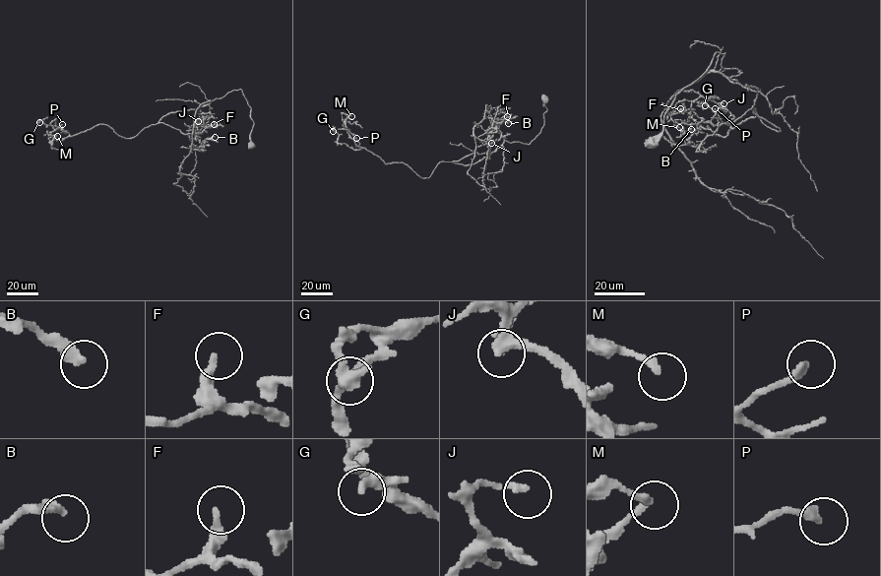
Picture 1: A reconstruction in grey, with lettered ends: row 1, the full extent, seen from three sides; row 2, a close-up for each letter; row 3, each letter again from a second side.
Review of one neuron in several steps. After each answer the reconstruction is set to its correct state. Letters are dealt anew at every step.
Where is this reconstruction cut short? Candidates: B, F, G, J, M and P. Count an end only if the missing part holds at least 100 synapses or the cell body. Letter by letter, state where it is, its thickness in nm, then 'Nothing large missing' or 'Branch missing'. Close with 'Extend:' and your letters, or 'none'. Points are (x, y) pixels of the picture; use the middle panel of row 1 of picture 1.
B: Place: (508, 123). Thickness 320 nm. Nothing large missing
F: Place: (507, 116). Thickness 280 nm. Nothing large missing
G: Place: (333, 131). Thickness 280 nm. Nothing large missing
J: Place: (491, 143). Thickness 200 nm. Branch missing
M: Place: (351, 116). Thickness 200 nm. Nothing large missing
P: Place: (356, 138). Thickness 260 nm. Nothing large missing
Extend: J

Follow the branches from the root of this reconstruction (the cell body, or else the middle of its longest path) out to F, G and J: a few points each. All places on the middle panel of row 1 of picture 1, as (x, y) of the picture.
F: (543, 99), (544, 125), (529, 144), (504, 140), (473, 163), (453, 161), (484, 144), (497, 111), (507, 116)
G: (543, 99), (544, 125), (529, 144), (504, 140), (472, 163), (440, 161), (428, 177), (339, 143), (333, 131)
J: (543, 99), (544, 125), (529, 144), (504, 140), (473, 163), (453, 161), (471, 155), (489, 135), (491, 143)

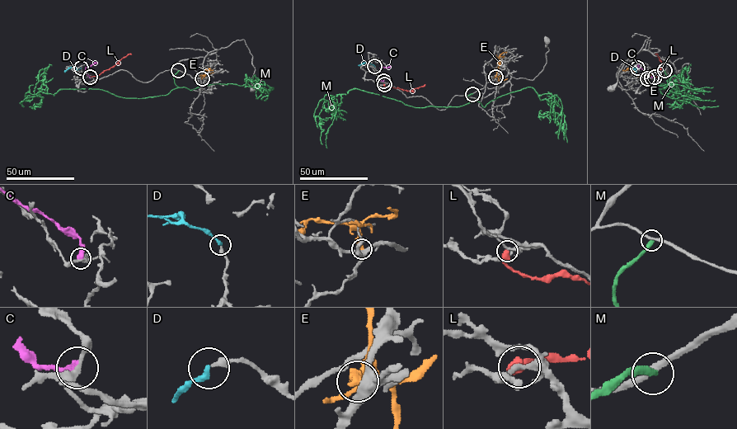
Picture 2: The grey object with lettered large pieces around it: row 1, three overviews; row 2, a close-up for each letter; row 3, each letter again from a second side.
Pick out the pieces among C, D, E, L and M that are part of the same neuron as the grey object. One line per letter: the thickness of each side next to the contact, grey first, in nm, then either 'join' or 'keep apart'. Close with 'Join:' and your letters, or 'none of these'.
C: 240/420 nm | keep apart
D: 280/280 nm | join
E: 280/440 nm | keep apart
L: 220/550 nm | keep apart
M: 260/340 nm | keep apart
Join: D

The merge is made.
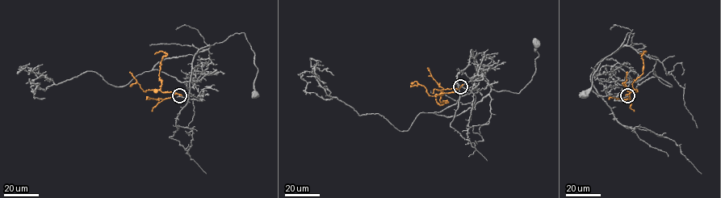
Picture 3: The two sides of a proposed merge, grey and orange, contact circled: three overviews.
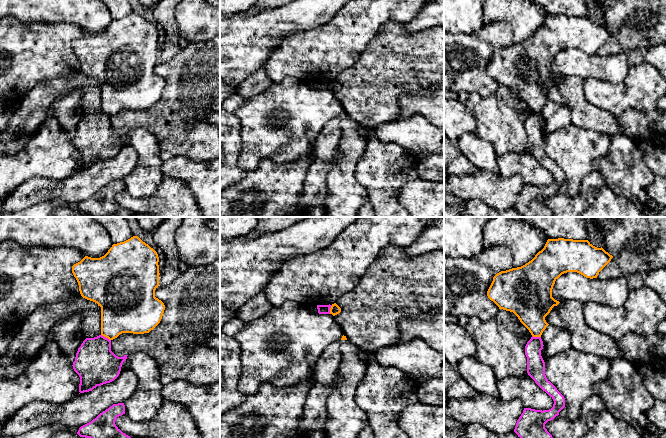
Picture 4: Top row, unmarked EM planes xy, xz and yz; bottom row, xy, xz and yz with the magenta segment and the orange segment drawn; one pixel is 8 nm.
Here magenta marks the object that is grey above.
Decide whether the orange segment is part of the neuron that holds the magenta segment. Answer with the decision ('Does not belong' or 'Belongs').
Does not belong

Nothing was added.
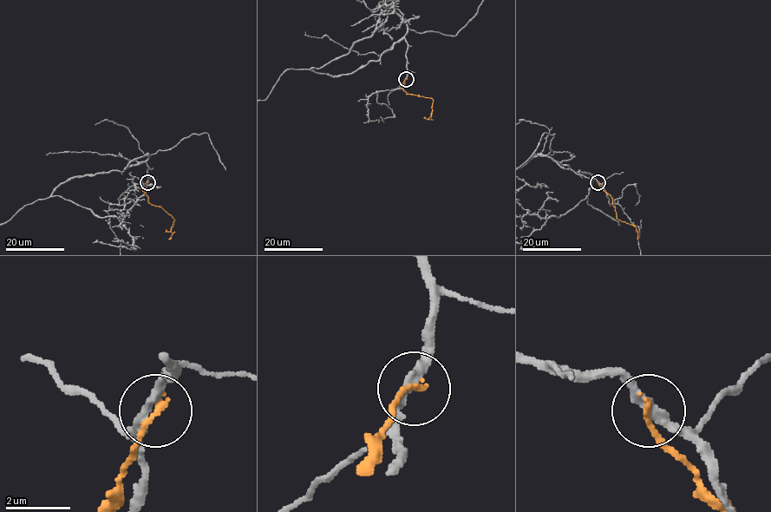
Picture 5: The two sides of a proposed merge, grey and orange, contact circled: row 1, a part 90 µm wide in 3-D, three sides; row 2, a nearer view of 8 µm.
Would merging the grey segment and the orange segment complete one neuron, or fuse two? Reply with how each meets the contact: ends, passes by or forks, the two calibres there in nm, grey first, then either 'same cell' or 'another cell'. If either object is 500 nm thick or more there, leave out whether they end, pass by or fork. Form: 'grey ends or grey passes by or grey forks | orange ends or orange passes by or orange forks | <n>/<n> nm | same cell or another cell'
grey passes by | orange ends | 260/180 nm | another cell

